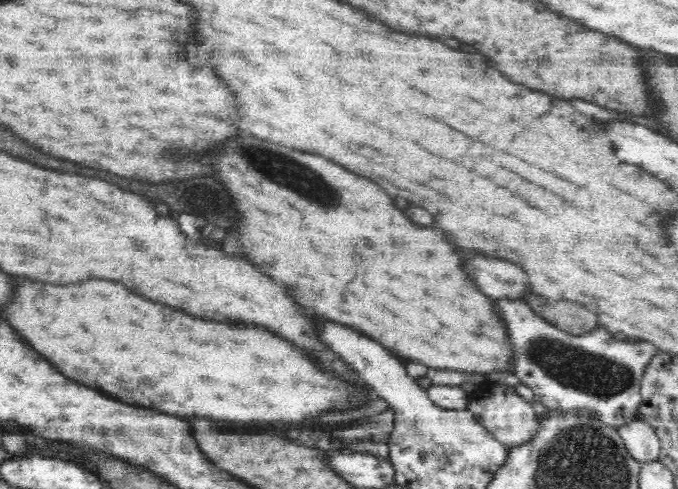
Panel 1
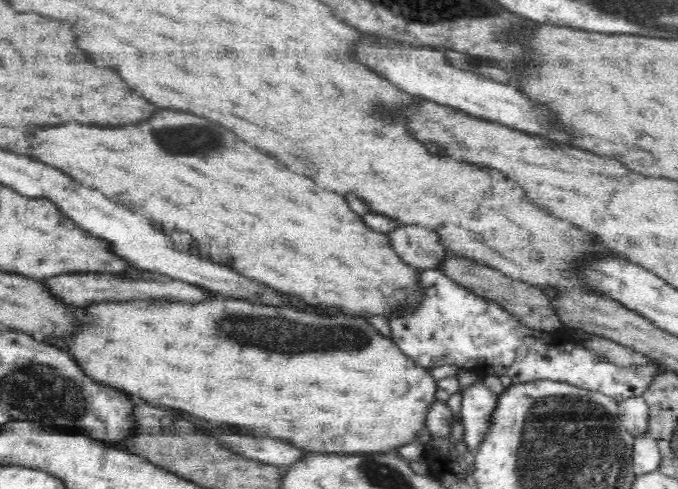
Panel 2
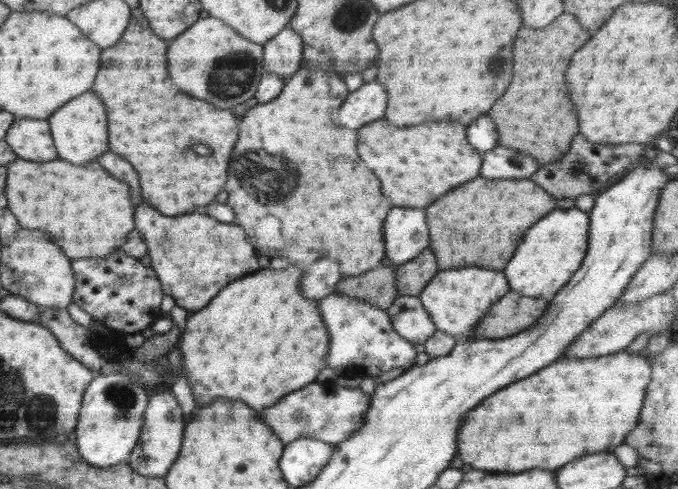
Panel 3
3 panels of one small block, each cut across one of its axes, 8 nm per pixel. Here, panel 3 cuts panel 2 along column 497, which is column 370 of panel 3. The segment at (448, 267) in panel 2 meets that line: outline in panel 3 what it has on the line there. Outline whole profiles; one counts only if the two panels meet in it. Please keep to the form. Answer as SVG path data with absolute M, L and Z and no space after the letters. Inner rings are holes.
M380 264L358 276L345 277L336 284L334 290L386 310L398 297L395 266Z

